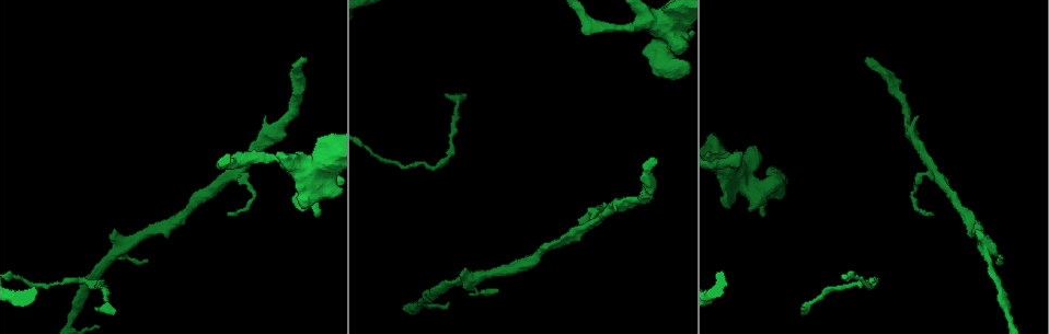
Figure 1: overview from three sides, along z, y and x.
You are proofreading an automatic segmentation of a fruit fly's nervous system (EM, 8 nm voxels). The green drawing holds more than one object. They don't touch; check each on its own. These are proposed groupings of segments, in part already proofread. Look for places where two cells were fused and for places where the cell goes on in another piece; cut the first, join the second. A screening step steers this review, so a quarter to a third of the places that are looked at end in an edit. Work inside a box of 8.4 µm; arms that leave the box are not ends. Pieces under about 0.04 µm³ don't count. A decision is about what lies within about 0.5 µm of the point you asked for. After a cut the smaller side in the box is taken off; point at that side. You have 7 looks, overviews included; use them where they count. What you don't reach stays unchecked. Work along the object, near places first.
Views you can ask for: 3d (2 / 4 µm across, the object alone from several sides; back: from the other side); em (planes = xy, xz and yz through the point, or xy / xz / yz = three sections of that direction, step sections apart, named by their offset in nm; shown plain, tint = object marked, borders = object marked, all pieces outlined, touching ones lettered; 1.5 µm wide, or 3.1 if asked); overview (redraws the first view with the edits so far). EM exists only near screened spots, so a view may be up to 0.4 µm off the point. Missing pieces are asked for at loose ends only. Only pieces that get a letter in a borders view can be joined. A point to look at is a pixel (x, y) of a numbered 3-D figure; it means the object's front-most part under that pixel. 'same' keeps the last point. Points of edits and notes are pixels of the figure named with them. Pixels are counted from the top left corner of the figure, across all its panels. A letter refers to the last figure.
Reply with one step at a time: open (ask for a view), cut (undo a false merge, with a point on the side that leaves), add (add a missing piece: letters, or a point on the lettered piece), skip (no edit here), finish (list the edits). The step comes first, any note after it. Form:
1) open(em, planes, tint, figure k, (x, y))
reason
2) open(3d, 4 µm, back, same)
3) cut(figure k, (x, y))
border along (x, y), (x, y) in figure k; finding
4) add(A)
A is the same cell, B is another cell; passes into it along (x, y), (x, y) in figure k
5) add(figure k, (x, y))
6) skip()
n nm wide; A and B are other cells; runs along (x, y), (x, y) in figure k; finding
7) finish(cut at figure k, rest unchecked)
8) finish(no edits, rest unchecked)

open(3d, 4 µm, figure 1, (764, 215))
stops while still wide

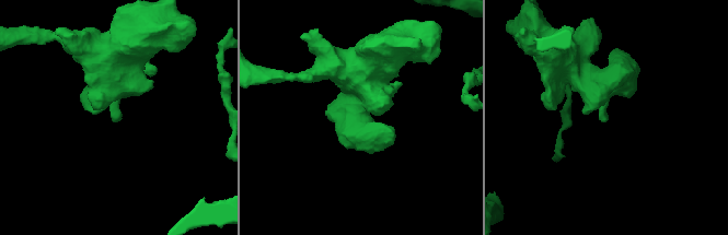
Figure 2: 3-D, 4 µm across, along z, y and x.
open(em, planes, tint, figure 2, (608, 117))

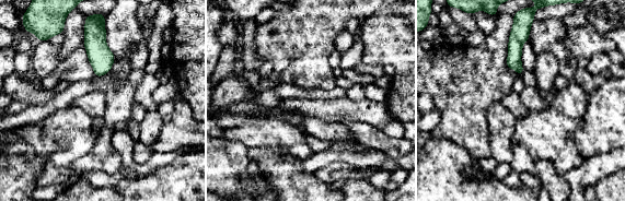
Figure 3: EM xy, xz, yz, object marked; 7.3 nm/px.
open(em, planes, borders, same)
see the neighbours

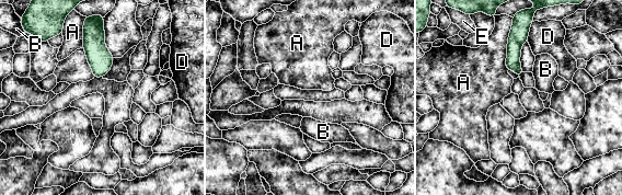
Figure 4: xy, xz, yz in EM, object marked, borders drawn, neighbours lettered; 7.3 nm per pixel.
skip()
A touches over 380 nm; A, B, D and E are other cells; no lettered piece goes on from it

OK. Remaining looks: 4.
open(em, planes, tint, figure 1, (627, 26))
side arm on a straight run

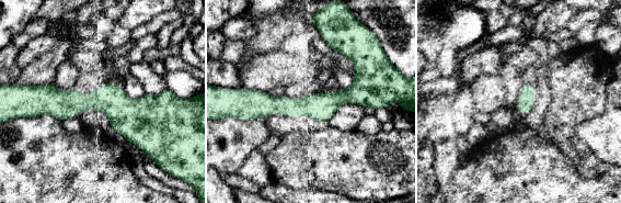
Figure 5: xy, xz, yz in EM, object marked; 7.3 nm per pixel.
open(em, planes, borders, same)
what lies round it

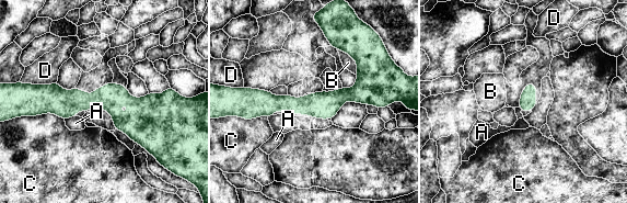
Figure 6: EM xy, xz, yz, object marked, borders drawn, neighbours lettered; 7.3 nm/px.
skip()
90 nm wide; A, B, C and D are other cells; continuous, no second cell

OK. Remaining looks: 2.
open(3d, 2 µm, figure 1, (656, 162))
long arm stops here

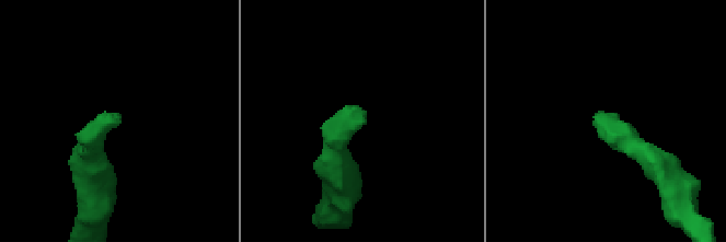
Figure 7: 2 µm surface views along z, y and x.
open(em, xy, step 8, borders, figure 7, (121, 120))

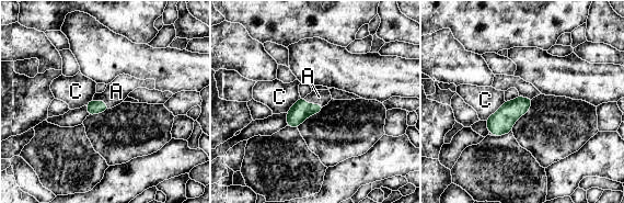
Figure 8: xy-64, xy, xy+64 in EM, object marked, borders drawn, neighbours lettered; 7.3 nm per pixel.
add(A)
A is the same cell, C is another cell; it goes on there

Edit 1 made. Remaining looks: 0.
finish(add at figure 8, rest unchecked)

